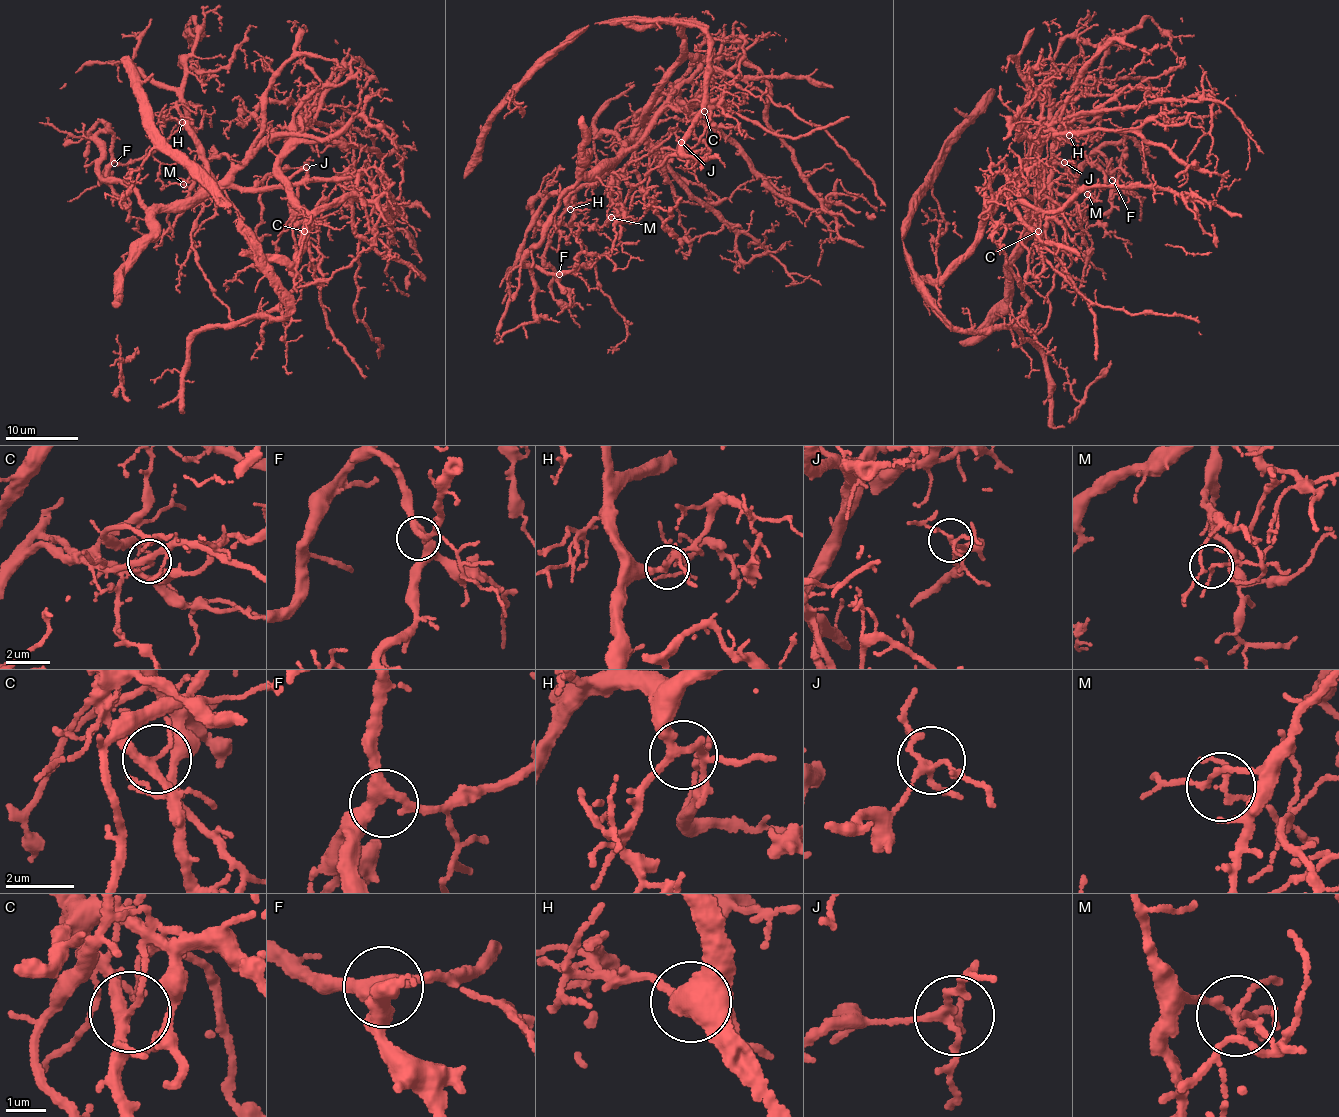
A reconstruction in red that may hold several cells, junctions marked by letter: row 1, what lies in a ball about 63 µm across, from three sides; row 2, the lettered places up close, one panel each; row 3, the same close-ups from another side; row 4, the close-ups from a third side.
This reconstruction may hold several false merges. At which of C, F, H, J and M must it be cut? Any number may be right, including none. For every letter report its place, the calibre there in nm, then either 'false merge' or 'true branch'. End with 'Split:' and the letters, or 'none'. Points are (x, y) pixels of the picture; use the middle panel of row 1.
C: (704, 111) | 220 nm | false merge
F: (559, 274) | 360 nm | true branch
H: (570, 209) | 240 nm | true branch
J: (681, 142) | 150 nm | true branch
M: (611, 217) | 120 nm | false merge
Split: C, M

